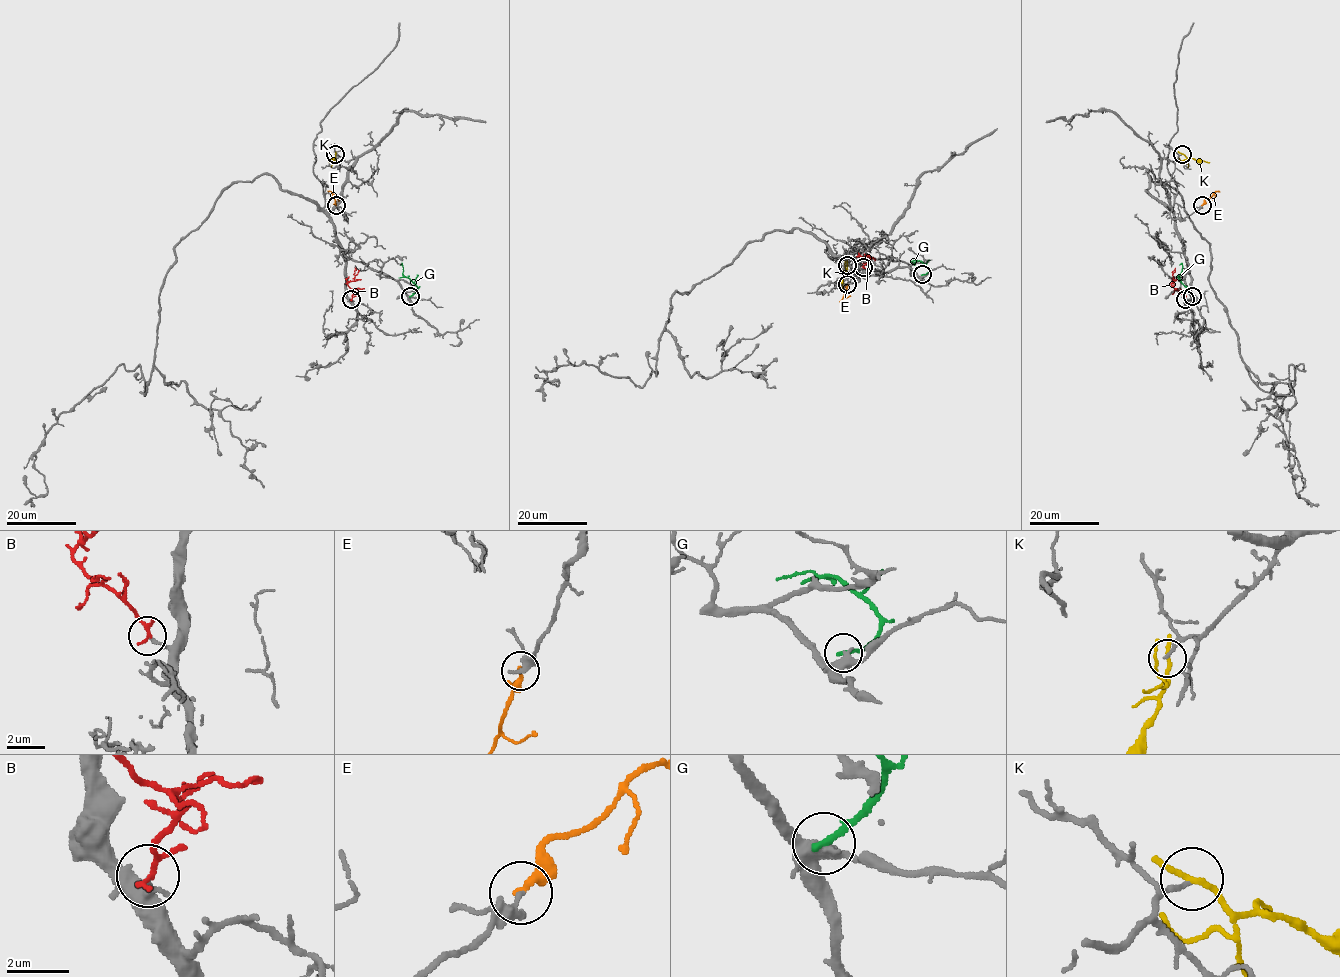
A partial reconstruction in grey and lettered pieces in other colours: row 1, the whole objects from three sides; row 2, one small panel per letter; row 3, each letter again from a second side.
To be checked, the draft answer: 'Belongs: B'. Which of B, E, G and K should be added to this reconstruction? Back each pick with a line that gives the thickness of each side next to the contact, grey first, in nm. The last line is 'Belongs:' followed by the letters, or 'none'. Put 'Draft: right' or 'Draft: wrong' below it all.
B: 120/150 nm
Belongs: B
Draft: right

